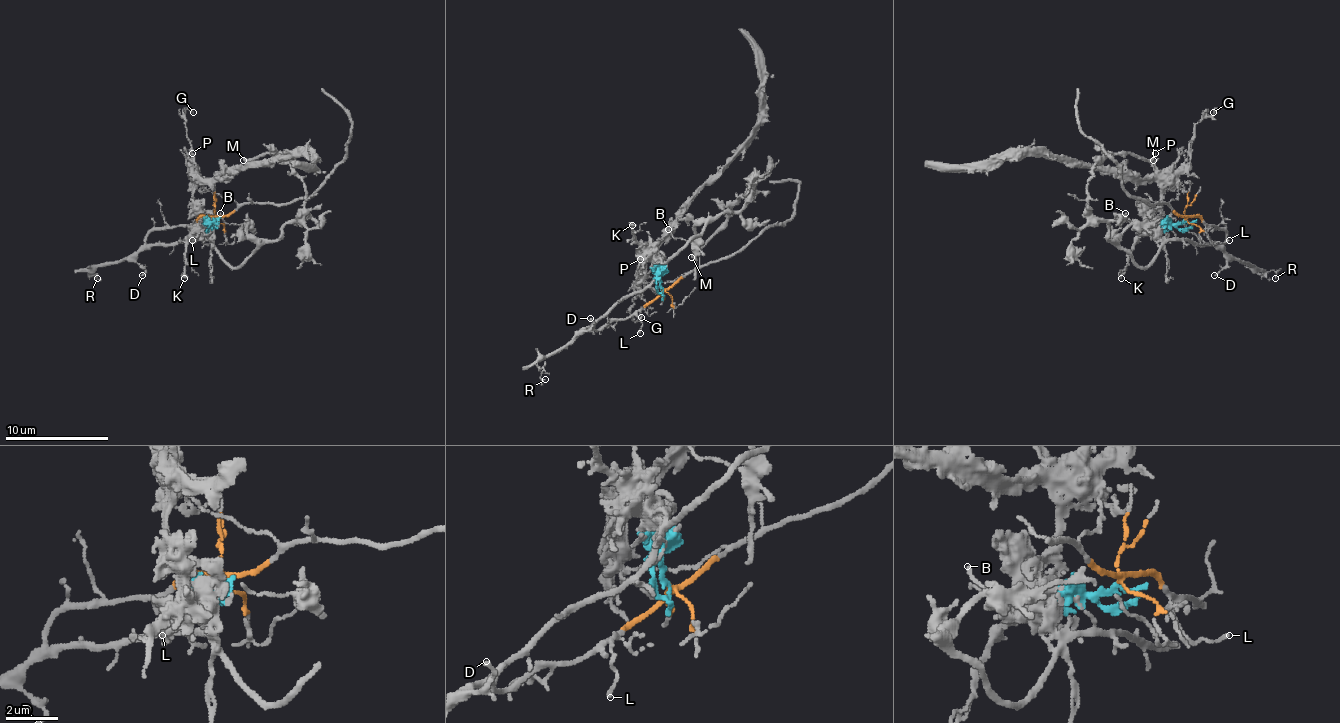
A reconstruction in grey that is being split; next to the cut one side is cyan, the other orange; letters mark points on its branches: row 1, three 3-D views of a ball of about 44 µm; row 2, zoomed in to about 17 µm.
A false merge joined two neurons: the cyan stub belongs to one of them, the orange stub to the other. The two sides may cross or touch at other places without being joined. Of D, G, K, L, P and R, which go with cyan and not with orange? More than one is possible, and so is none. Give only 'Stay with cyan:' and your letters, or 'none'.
Stay with cyan: G, K, P

